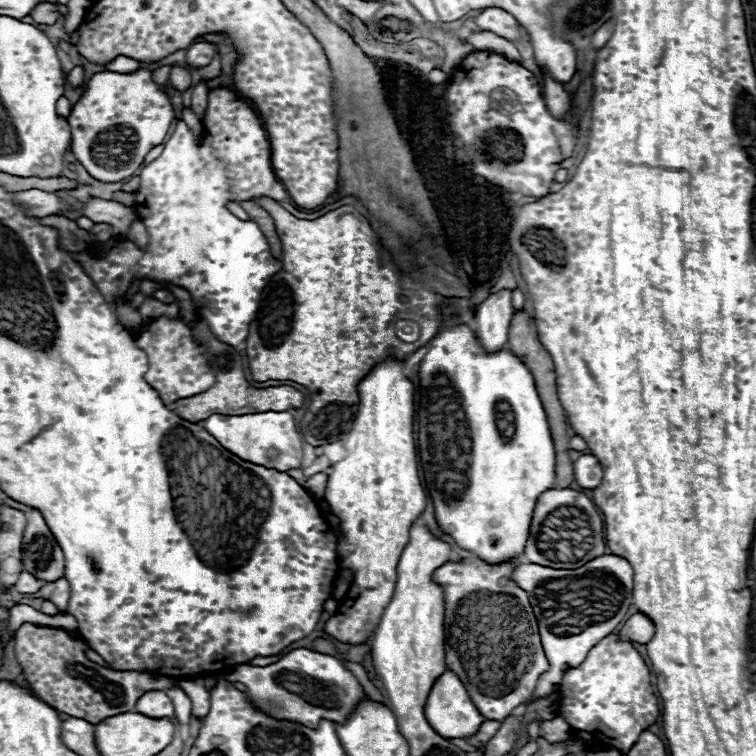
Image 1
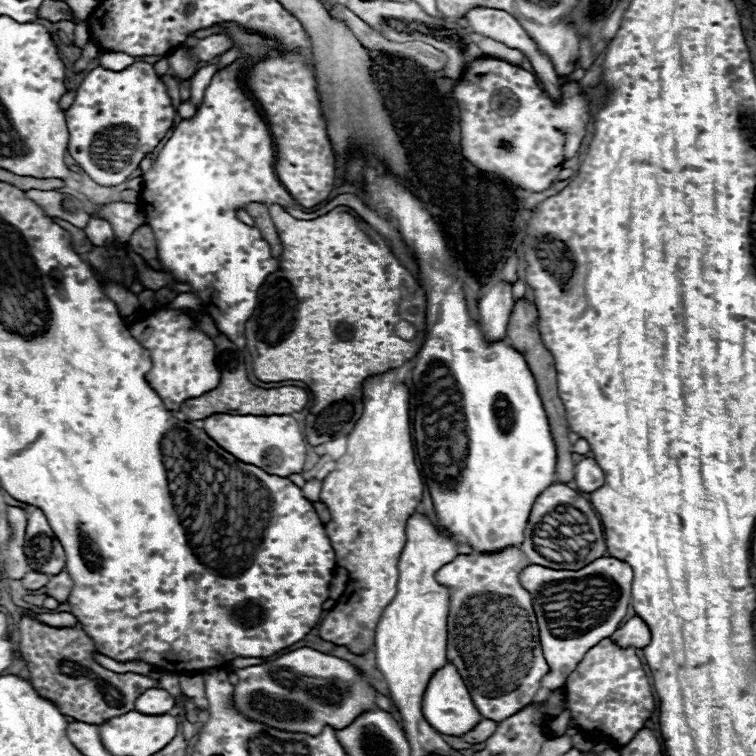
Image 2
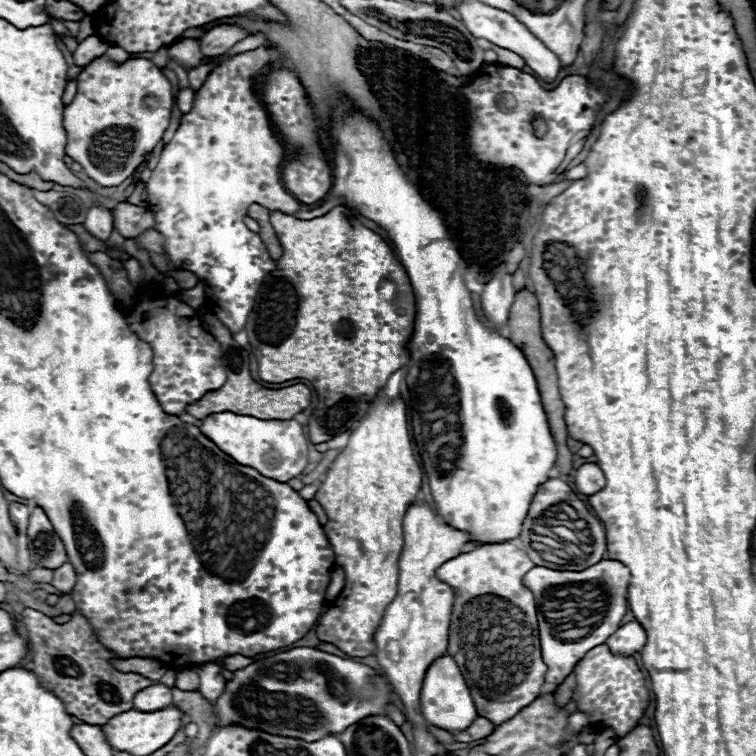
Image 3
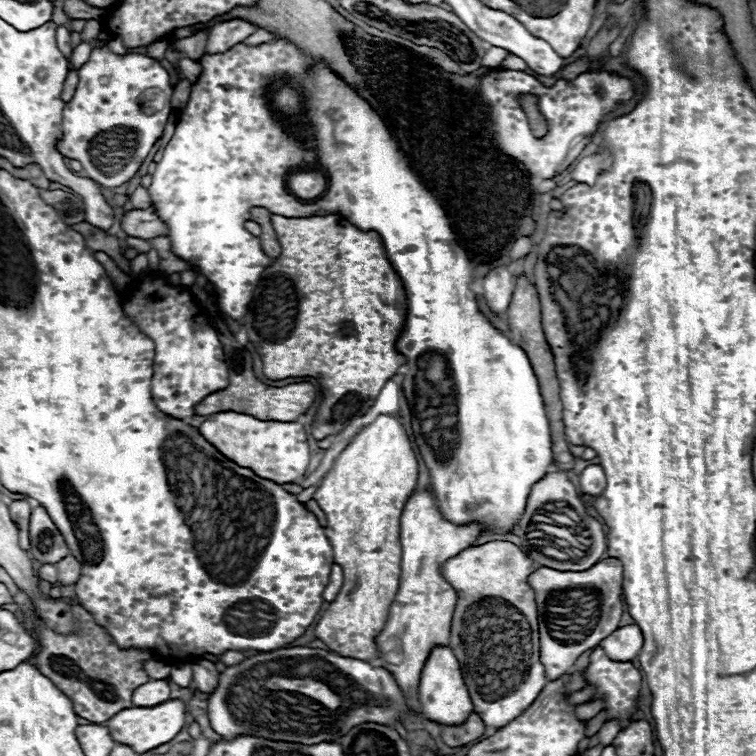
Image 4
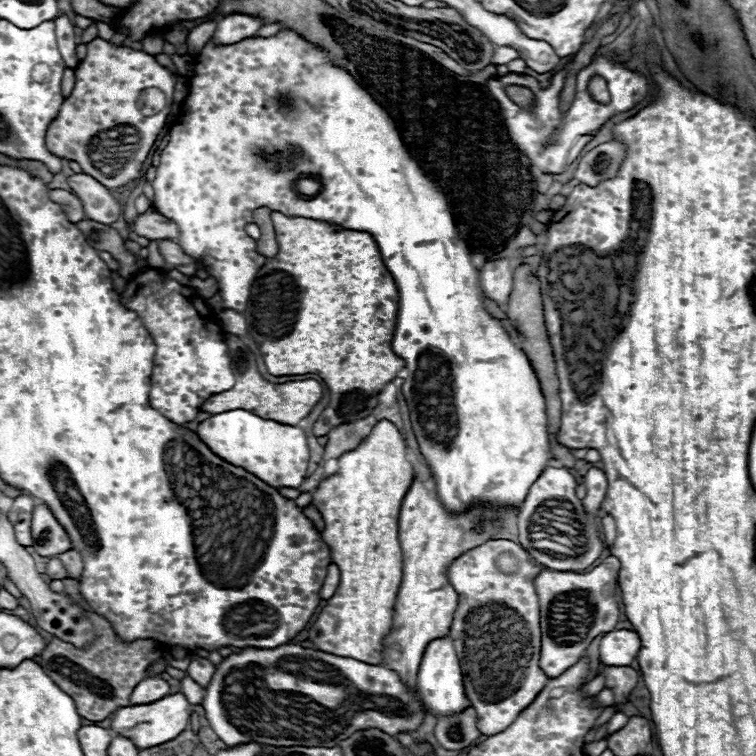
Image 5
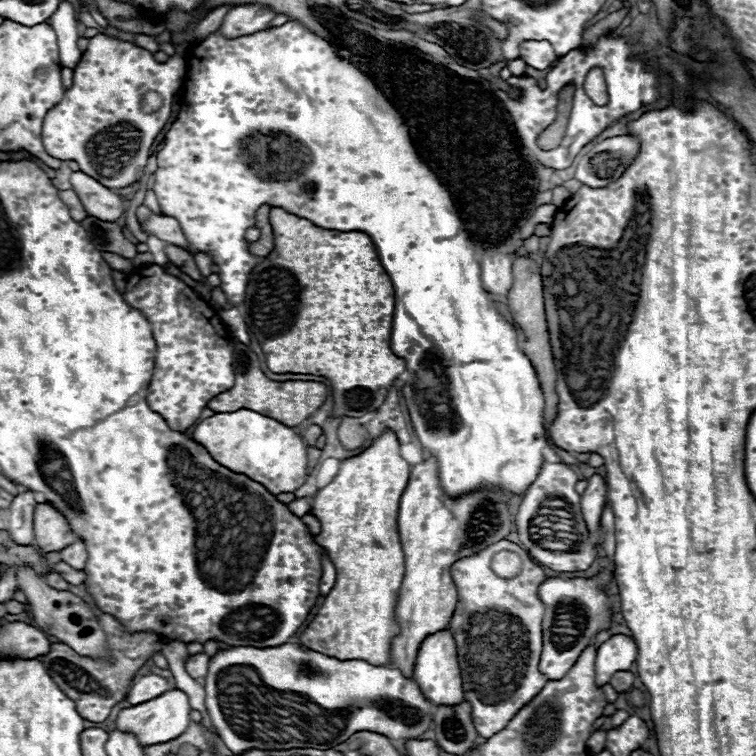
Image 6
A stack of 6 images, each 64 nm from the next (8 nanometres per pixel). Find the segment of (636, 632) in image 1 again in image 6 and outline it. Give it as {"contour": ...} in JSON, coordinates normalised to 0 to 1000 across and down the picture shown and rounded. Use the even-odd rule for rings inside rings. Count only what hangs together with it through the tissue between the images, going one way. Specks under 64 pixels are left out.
{"contour":[[[812,839],[794,852],[787,872],[788,906],[796,909],[806,903],[811,892],[820,886],[833,886],[841,873],[841,849],[836,841]]]}

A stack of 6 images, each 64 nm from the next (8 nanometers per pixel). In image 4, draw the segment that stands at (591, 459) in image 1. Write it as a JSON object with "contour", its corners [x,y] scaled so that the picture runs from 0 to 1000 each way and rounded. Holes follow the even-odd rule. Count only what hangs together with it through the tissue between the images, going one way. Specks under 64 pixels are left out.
{"contour":[[[788,614],[775,616],[765,630],[765,643],[767,643],[767,651],[772,651],[778,656],[794,656],[802,646],[799,622]]]}

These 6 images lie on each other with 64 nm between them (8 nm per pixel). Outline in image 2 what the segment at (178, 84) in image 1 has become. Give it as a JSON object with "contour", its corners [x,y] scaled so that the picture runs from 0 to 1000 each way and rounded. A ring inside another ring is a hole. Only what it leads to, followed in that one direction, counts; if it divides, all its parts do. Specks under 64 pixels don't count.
{"contour":[[[235,63],[235,66],[225,69],[222,85],[225,85],[225,90],[230,93],[230,101],[238,108],[249,106],[257,98],[257,93],[262,90],[262,82],[259,82],[259,77],[254,71],[254,63]]]}

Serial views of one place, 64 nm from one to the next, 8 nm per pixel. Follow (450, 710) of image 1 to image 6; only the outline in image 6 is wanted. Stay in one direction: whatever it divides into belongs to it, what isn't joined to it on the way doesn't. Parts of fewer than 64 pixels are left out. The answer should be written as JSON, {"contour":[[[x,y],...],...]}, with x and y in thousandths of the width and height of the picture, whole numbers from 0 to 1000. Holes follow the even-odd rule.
{"contour":[[[585,833],[585,836],[566,841],[553,860],[553,870],[550,870],[548,881],[550,881],[548,899],[563,926],[569,926],[577,934],[603,934],[603,931],[614,929],[606,862],[603,862],[603,849],[601,849],[595,833]]]}

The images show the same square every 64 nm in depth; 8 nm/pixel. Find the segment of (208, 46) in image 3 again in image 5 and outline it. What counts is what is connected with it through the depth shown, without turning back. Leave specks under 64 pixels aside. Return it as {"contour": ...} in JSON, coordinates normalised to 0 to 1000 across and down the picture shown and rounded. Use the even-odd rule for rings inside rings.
{"contour":[[[323,19],[299,21],[296,26],[291,26],[291,29],[286,32],[280,56],[283,56],[286,61],[302,61],[302,58],[317,56],[317,53],[323,53],[323,50],[336,48],[347,32],[349,32],[349,29],[344,29],[341,24],[328,24],[328,21],[323,21]]]}

